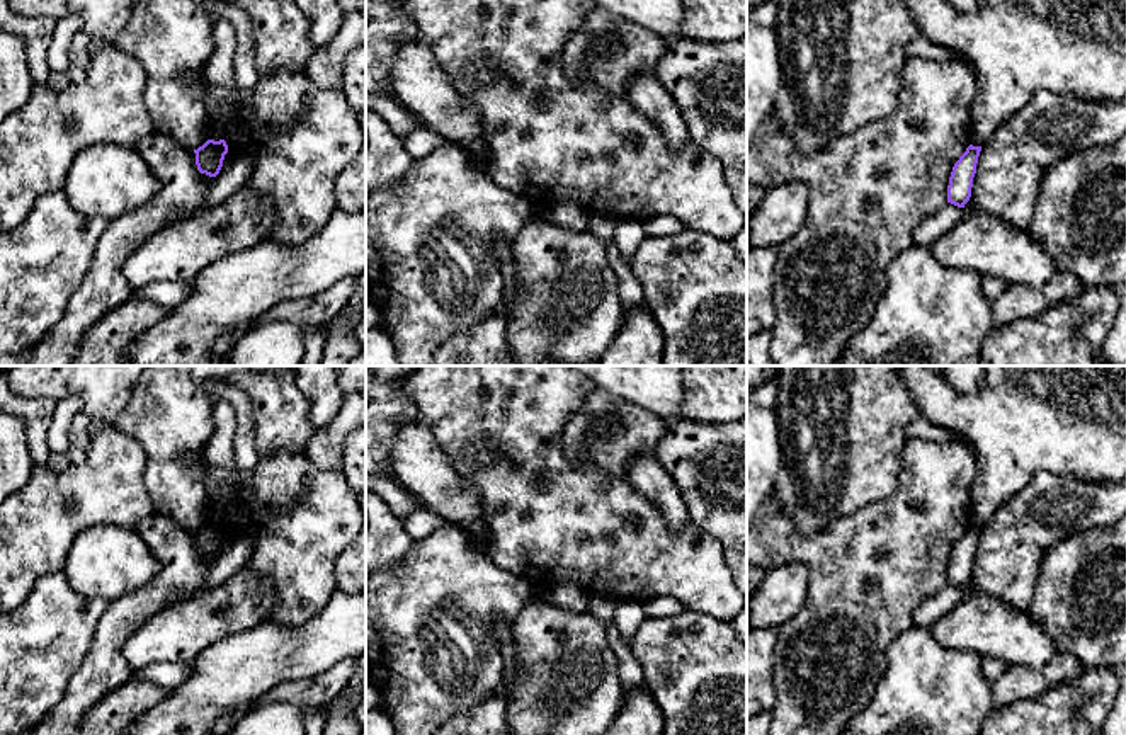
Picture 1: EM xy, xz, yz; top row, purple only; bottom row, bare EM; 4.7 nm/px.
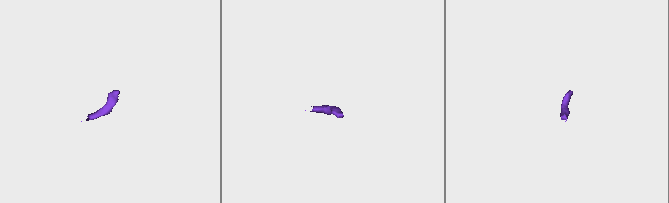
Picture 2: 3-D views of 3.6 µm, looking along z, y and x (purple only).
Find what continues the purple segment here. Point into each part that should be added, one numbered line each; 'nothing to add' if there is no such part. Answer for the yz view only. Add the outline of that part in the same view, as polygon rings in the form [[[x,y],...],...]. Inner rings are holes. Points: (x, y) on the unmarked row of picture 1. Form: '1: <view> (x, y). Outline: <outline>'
nothing to add

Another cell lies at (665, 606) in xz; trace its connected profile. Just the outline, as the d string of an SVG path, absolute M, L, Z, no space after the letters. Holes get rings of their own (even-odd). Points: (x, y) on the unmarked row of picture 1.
M674 597L650 599L643 607L646 618L677 616L685 611L685 607Z

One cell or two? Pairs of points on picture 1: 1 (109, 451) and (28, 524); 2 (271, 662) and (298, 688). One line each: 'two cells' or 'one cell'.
1: one cell
2: two cells

